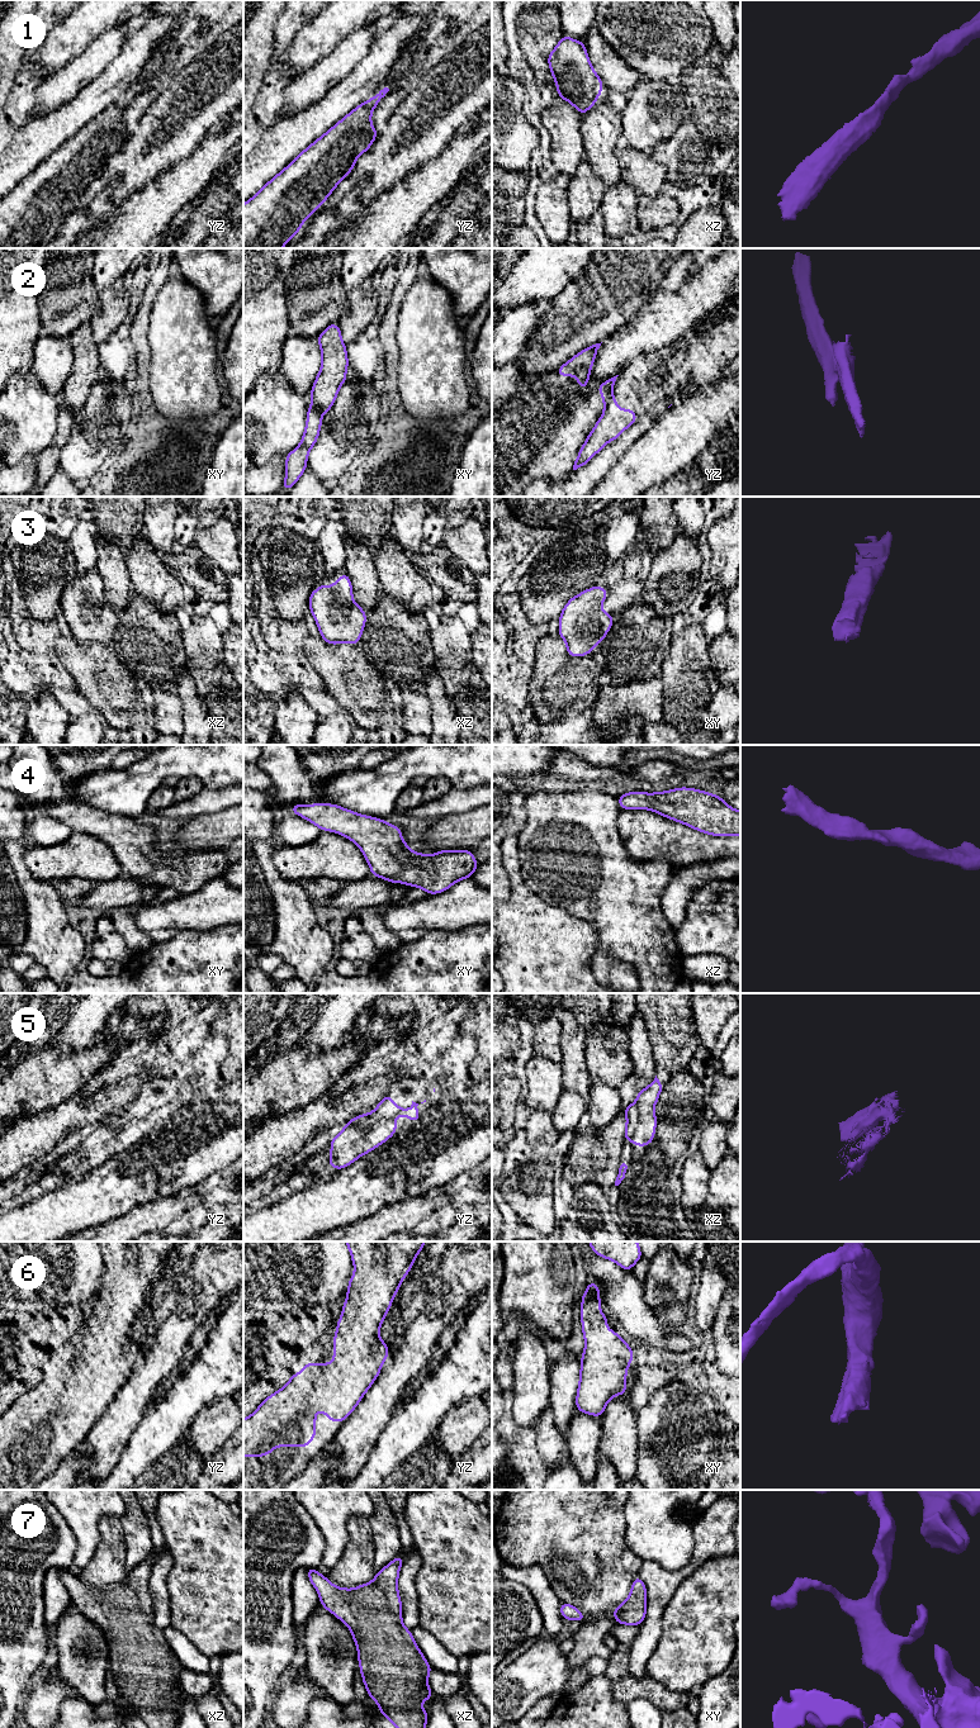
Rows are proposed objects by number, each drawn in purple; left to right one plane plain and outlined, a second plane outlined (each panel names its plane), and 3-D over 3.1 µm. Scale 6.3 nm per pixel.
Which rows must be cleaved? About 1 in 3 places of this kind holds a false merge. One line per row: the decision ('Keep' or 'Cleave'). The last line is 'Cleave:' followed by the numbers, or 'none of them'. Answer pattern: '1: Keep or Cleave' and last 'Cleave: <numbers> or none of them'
1: Keep
2: Cleave
3: Keep
4: Keep
5: Keep
6: Keep
7: Keep
Cleave: 2

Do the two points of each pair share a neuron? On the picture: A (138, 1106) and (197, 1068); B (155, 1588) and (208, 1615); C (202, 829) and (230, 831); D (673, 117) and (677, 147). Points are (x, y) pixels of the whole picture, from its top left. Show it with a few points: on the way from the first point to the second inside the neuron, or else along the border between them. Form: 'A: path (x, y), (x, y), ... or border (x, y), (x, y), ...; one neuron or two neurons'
A: path (157, 1112), (165, 1112), (175, 1107), (194, 1087); one neuron
B: border (173, 1566), (166, 1581), (170, 1612), (169, 1624); two neurons
C: path (208, 831), (223, 831); one neuron
D: border (683, 117), (675, 133), (667, 141); two neurons

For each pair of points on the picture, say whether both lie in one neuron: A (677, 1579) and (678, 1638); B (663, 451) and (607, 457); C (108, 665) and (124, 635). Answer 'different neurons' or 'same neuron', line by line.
A: different neurons
B: different neurons
C: different neurons

